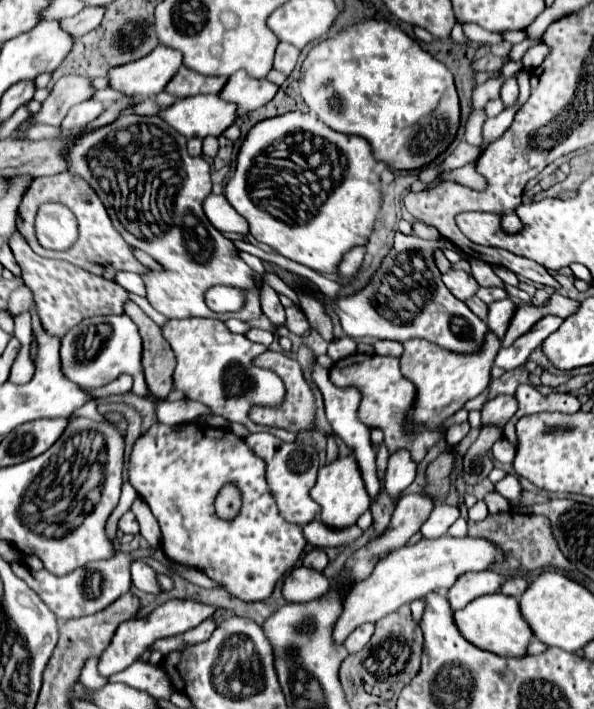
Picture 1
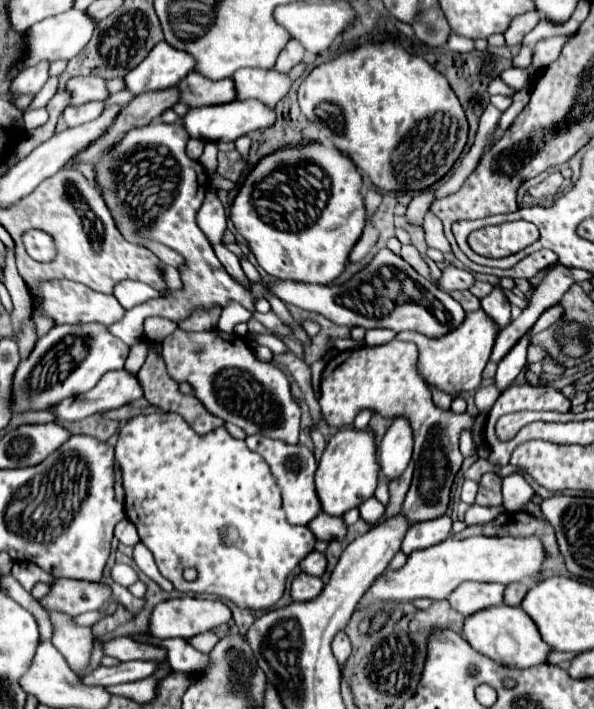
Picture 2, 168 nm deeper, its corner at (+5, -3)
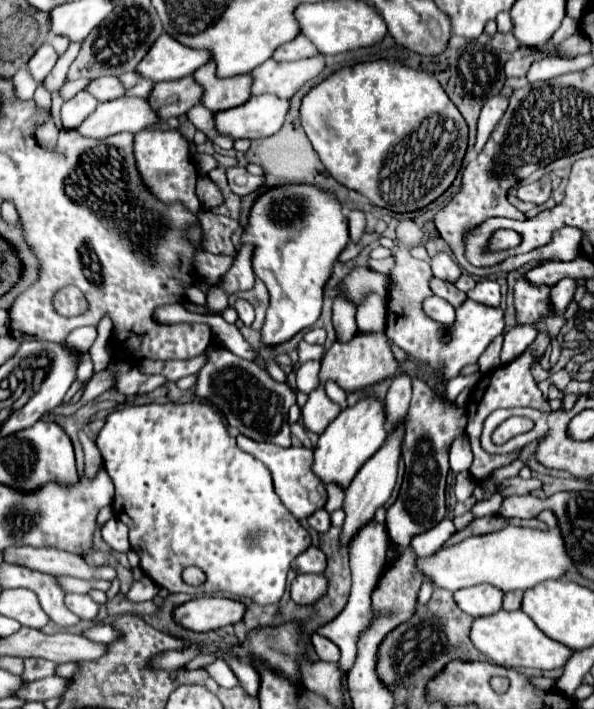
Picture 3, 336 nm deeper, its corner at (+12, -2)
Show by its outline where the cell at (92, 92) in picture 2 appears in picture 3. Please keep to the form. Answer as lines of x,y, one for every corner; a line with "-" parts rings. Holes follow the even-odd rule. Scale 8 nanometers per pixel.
100,76
96,80
90,80
90,84
84,90
90,92
98,102
106,102
106,100
124,96
122,84
118,82
118,78
112,78
112,76

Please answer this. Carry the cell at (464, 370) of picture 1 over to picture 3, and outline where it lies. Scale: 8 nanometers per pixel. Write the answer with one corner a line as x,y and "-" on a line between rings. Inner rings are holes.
408,212
398,216
398,226
396,226
398,250
394,254
396,256
396,266
390,272
390,276
394,280
394,288
392,288
390,298
388,298
386,336
396,346
400,346
402,350
406,350
412,358
416,358
420,362
426,362
434,372
438,372
442,378
450,380
450,378
456,378
464,366
474,364
480,358
480,354
488,348
488,344
496,336
502,334
502,330
504,330
504,318
502,318
502,310
498,308
500,300
502,300
502,294
500,294
498,282
494,282
494,280
482,280
482,282
478,282
476,288
468,292
468,300
460,308
456,308
456,320
446,330
448,340
444,342
444,328
440,324
436,324
432,318
428,318
422,312
422,308
420,308
422,300
426,296
433,295
429,286
430,280
433,277
430,264
424,262
424,260
416,260
410,254
412,246
422,244
422,236
424,236
422,228
416,224
416,220

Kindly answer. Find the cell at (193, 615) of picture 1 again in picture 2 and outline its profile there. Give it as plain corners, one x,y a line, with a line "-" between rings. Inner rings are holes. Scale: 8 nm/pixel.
179,597
163,601
151,615
149,633
159,639
181,637
191,639
199,633
225,625
231,619
231,611
225,603
213,599

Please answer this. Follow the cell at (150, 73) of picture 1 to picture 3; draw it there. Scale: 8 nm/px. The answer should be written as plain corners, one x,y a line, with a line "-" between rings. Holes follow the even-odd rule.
166,32
152,44
144,60
136,66
136,72
152,82
178,80
190,76
196,68
206,64
210,54
206,50
194,50
178,44

